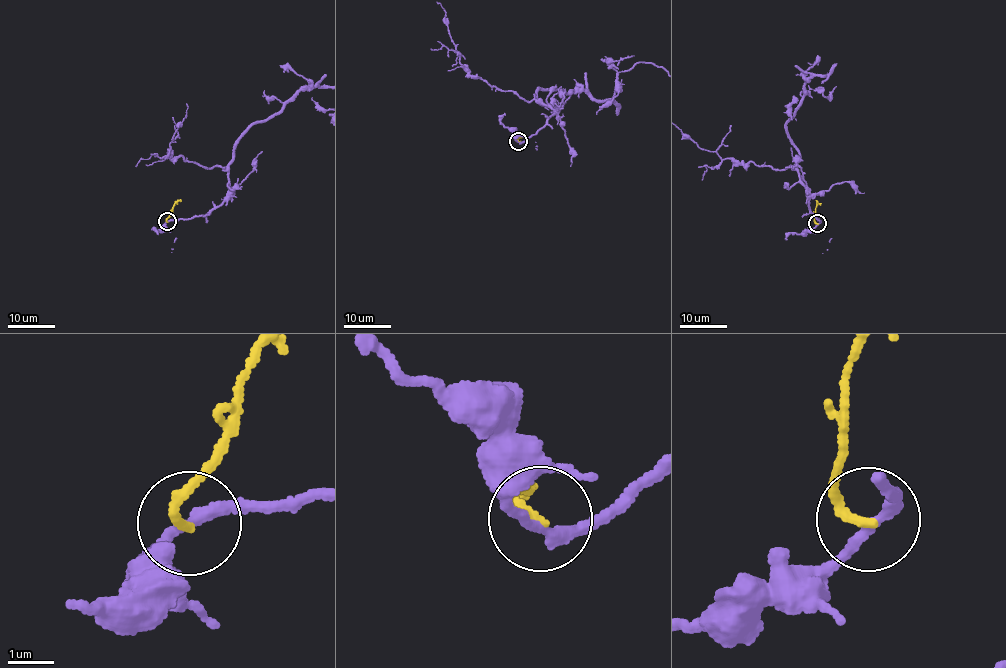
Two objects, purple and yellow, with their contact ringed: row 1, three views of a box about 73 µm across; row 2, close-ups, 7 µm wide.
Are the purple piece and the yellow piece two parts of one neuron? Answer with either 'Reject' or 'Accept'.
Reject

